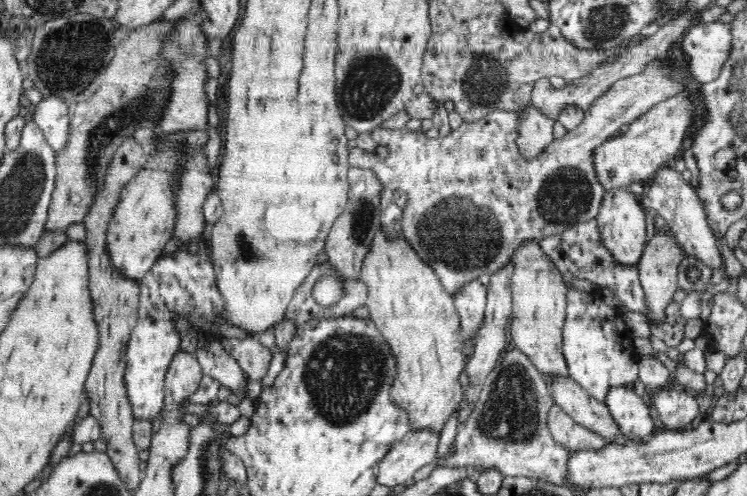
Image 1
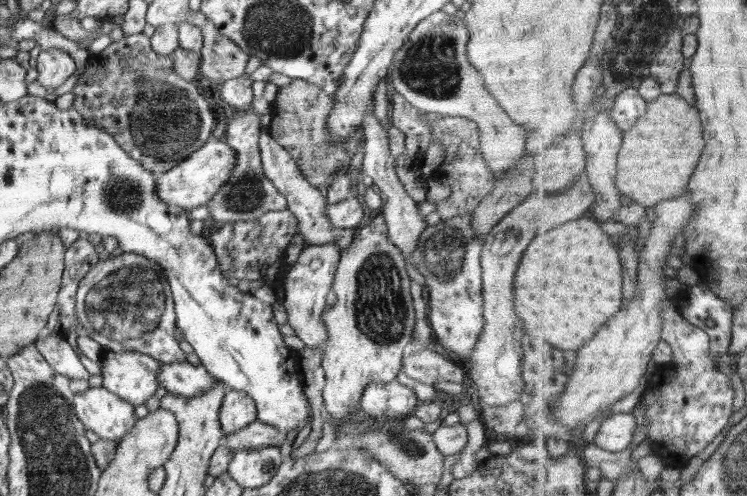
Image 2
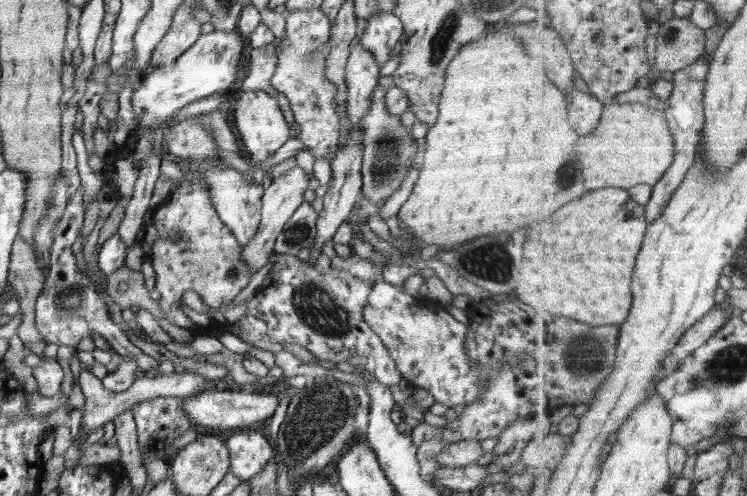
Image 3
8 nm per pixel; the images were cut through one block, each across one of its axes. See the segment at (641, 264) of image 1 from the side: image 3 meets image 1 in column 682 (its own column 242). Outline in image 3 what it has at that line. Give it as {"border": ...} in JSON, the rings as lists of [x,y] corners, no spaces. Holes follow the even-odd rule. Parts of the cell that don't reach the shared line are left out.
{"border":[[[296,163],[292,169],[286,171],[279,177],[269,177],[265,184],[265,189],[261,198],[261,221],[255,237],[242,247],[241,259],[249,266],[251,276],[268,264],[271,254],[276,254],[274,250],[275,240],[283,232],[285,224],[290,220],[294,211],[303,203],[304,192],[308,190],[308,175],[304,168]]]}

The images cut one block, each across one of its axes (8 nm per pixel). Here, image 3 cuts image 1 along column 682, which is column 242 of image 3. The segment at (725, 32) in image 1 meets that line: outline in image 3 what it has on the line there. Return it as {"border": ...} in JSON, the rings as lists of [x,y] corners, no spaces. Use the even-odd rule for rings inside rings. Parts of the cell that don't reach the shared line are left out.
{"border":[[[238,30],[212,31],[201,34],[198,40],[174,62],[150,69],[136,85],[131,97],[132,106],[140,126],[137,133],[150,132],[164,120],[178,116],[178,110],[190,102],[206,98],[214,92],[226,92],[236,78],[244,40]]]}

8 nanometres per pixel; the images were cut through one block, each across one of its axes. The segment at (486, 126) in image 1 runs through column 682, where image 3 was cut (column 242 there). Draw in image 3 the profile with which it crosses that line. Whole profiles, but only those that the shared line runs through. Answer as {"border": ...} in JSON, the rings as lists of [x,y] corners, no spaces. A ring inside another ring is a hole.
{"border":[[[270,43],[253,48],[250,55],[250,71],[242,82],[240,91],[264,91],[276,96],[277,90],[271,85],[277,67],[277,46]]]}

